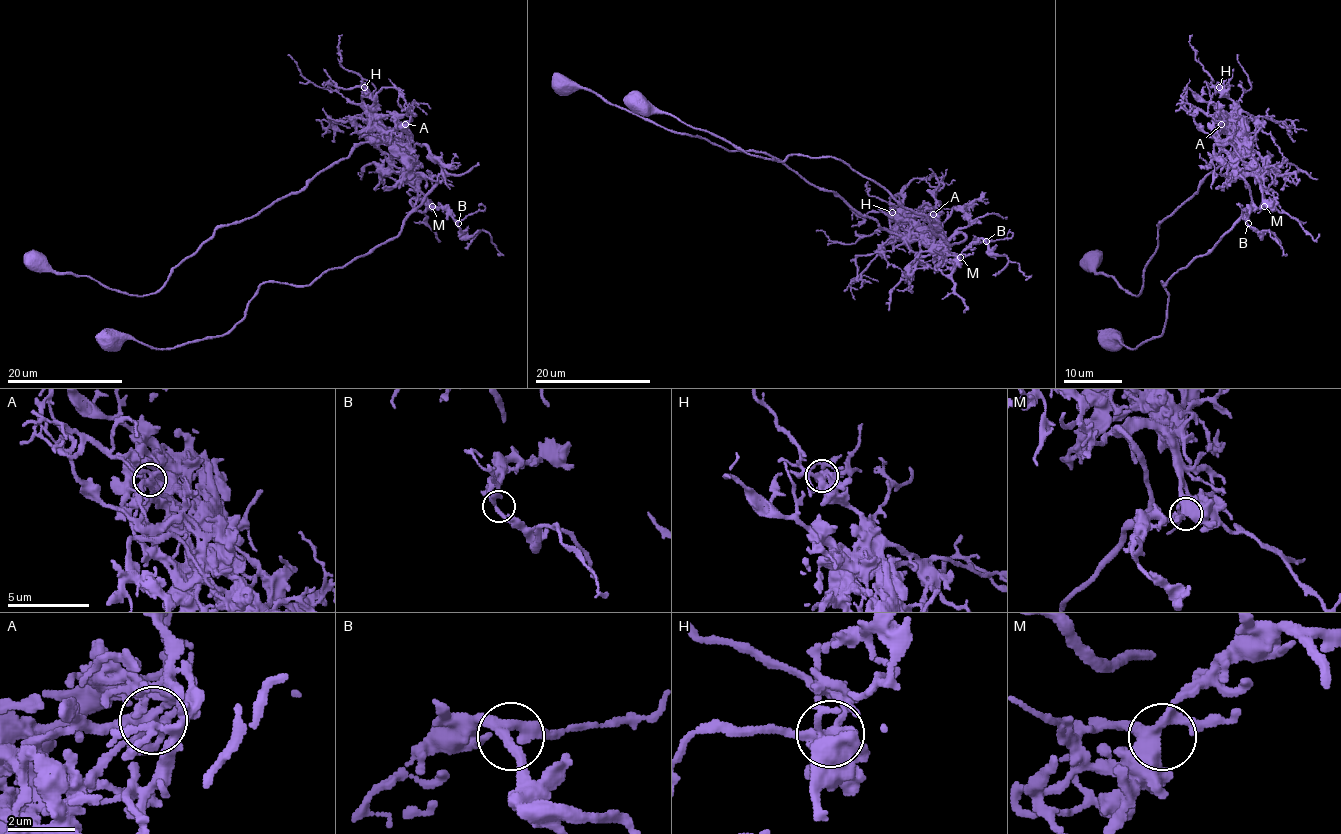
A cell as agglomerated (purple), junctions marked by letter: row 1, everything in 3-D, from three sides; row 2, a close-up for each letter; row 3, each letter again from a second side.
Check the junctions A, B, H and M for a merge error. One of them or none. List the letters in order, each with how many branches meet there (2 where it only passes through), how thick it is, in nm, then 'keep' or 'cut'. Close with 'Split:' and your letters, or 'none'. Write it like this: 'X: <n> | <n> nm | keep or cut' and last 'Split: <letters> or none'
A: 5 | 280 nm | cut
B: 3 | 260 nm | keep
H: 6 | 360 nm | keep
M: 5 | 440 nm | keep
Split: A

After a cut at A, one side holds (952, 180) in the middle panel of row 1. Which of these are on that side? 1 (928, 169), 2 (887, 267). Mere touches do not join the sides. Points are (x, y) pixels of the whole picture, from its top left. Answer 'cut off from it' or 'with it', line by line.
1: with it
2: with it

